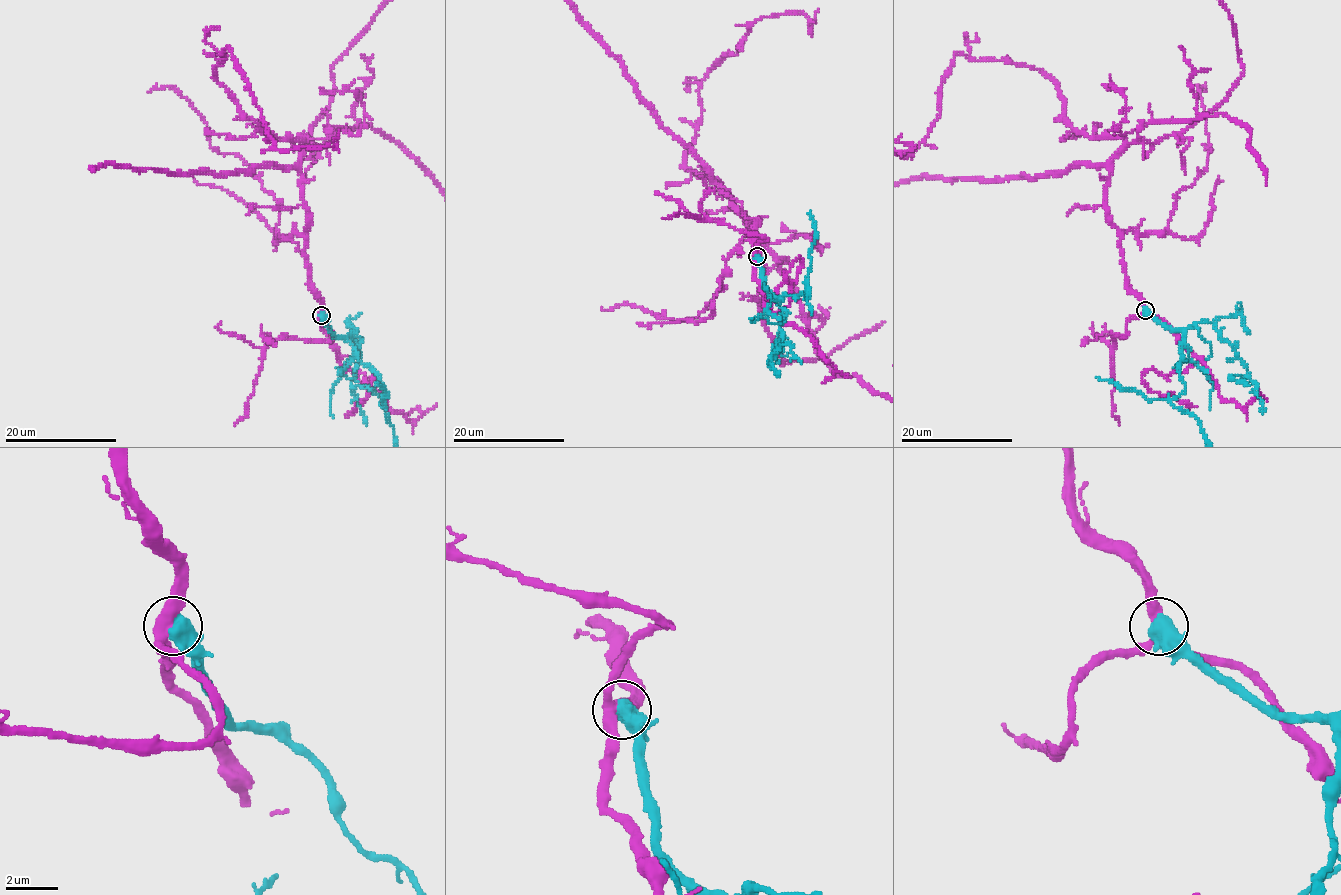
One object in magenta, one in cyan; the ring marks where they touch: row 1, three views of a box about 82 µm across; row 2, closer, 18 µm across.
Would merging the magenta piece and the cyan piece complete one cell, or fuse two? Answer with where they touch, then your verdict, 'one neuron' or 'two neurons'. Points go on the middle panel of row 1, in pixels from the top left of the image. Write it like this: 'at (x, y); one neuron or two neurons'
at (757, 256); two neurons

